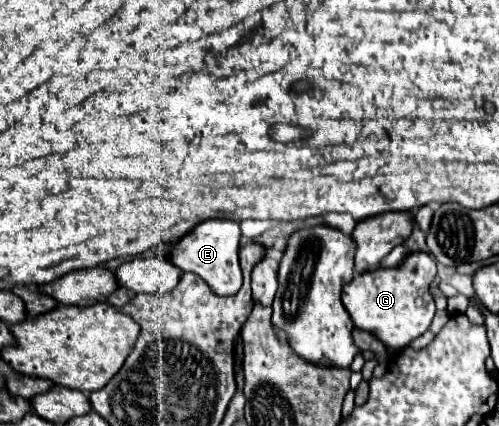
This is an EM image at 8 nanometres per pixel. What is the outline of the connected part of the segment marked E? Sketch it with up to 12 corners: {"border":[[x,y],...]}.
{"border":[[206,219],[170,249],[220,297],[242,285],[240,227]]}

